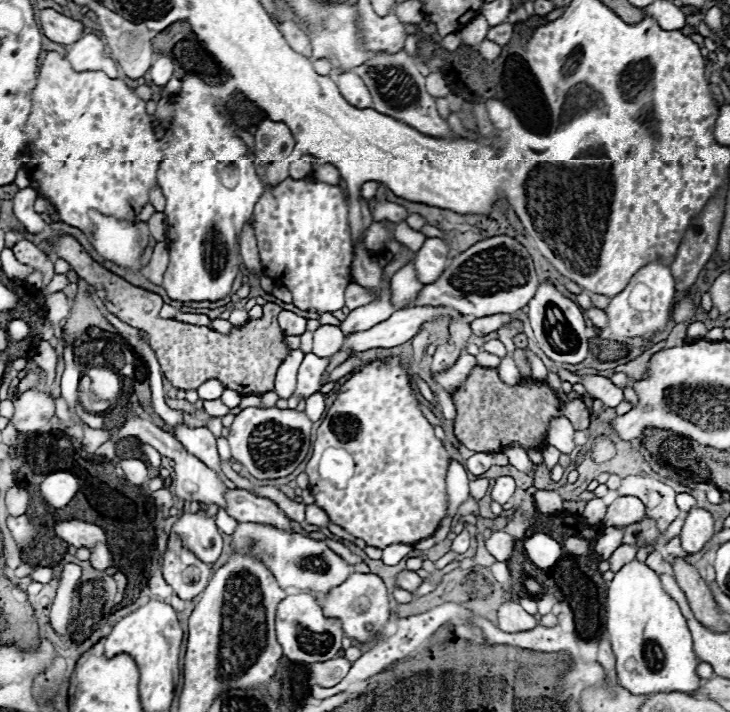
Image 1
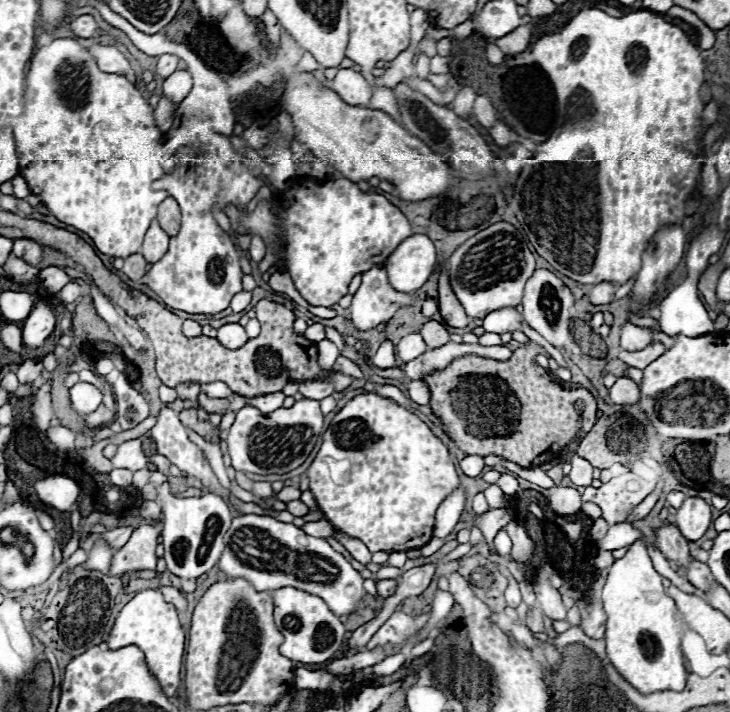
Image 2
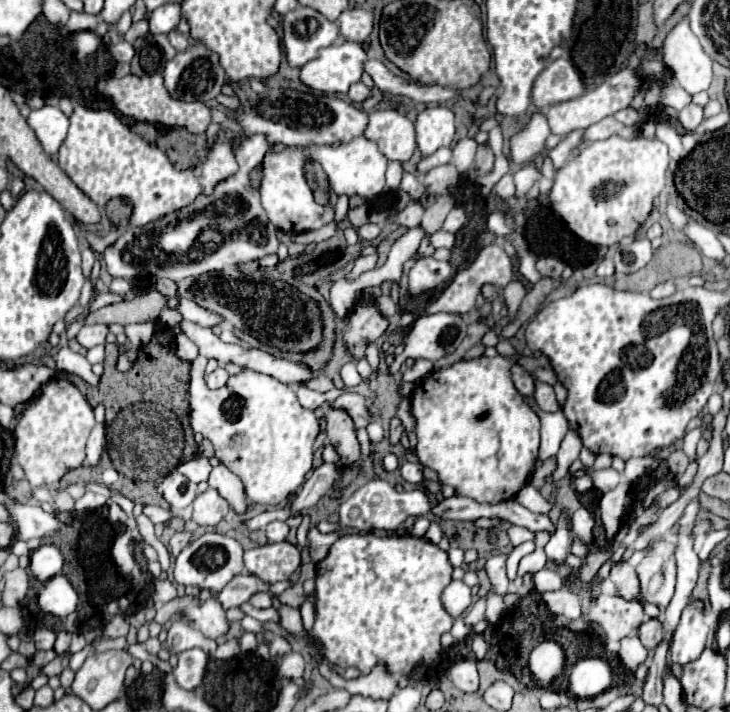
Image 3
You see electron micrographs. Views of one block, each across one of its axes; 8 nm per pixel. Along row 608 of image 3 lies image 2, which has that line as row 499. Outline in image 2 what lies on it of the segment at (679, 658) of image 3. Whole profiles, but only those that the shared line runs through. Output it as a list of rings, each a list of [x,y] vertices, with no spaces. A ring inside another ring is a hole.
[[[698,496],[684,498],[682,506],[676,512],[676,526],[686,536],[688,542],[700,540],[704,536],[704,532],[708,530],[710,522],[712,522],[710,506]]]

